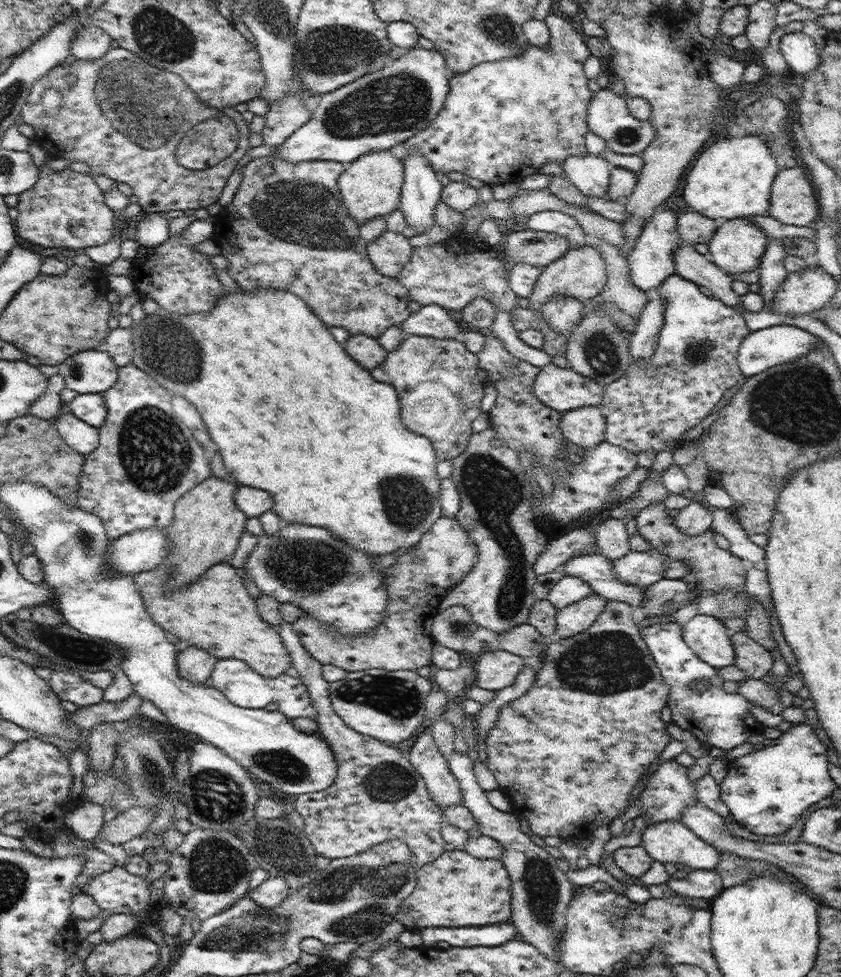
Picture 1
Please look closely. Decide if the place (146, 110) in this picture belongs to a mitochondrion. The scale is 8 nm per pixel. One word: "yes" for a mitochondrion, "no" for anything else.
yes

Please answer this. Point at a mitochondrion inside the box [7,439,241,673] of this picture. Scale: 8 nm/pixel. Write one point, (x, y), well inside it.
(86, 652)

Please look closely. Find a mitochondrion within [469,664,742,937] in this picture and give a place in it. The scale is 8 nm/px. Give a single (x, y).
(541, 886)

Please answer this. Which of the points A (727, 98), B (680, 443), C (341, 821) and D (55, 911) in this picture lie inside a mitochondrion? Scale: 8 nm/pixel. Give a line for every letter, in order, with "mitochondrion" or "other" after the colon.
A: other
B: other
C: other
D: other

